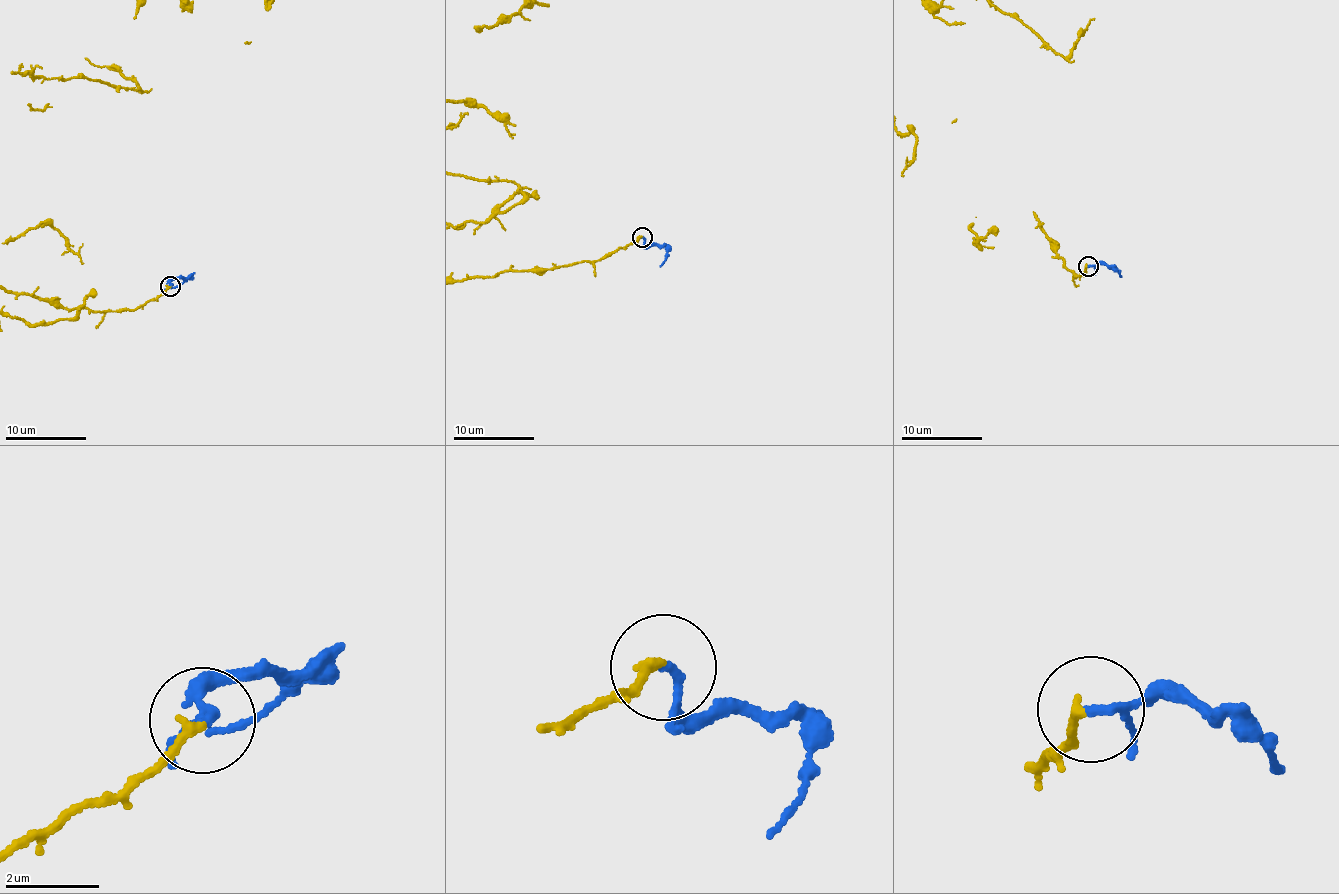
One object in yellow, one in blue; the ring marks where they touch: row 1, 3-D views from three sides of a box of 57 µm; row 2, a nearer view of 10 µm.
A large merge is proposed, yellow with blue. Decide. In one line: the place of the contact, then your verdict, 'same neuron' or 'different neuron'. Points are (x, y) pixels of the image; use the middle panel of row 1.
(642, 237) | same neuron

